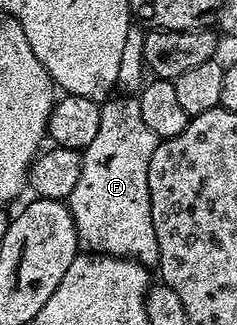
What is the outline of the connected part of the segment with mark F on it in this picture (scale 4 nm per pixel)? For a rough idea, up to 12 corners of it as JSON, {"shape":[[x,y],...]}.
{"shape":[[137,99],[100,106],[67,206],[82,252],[161,254]]}

